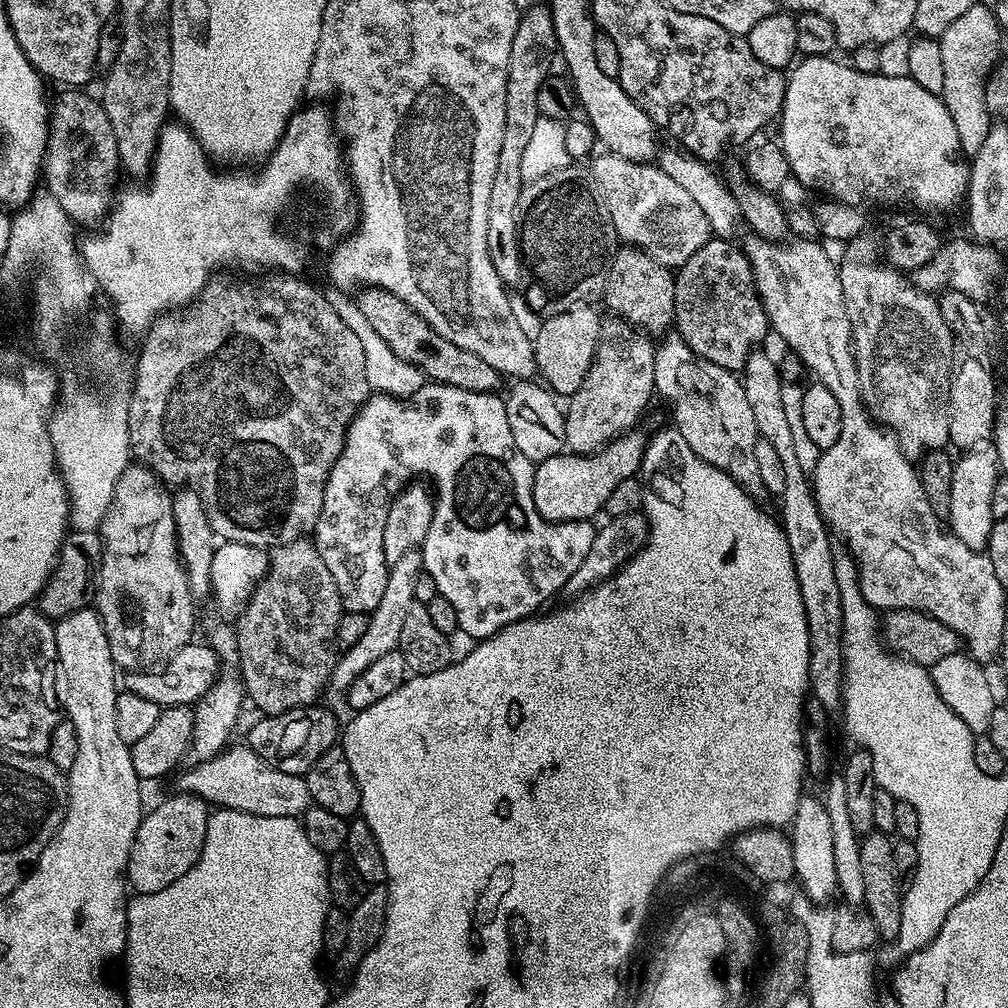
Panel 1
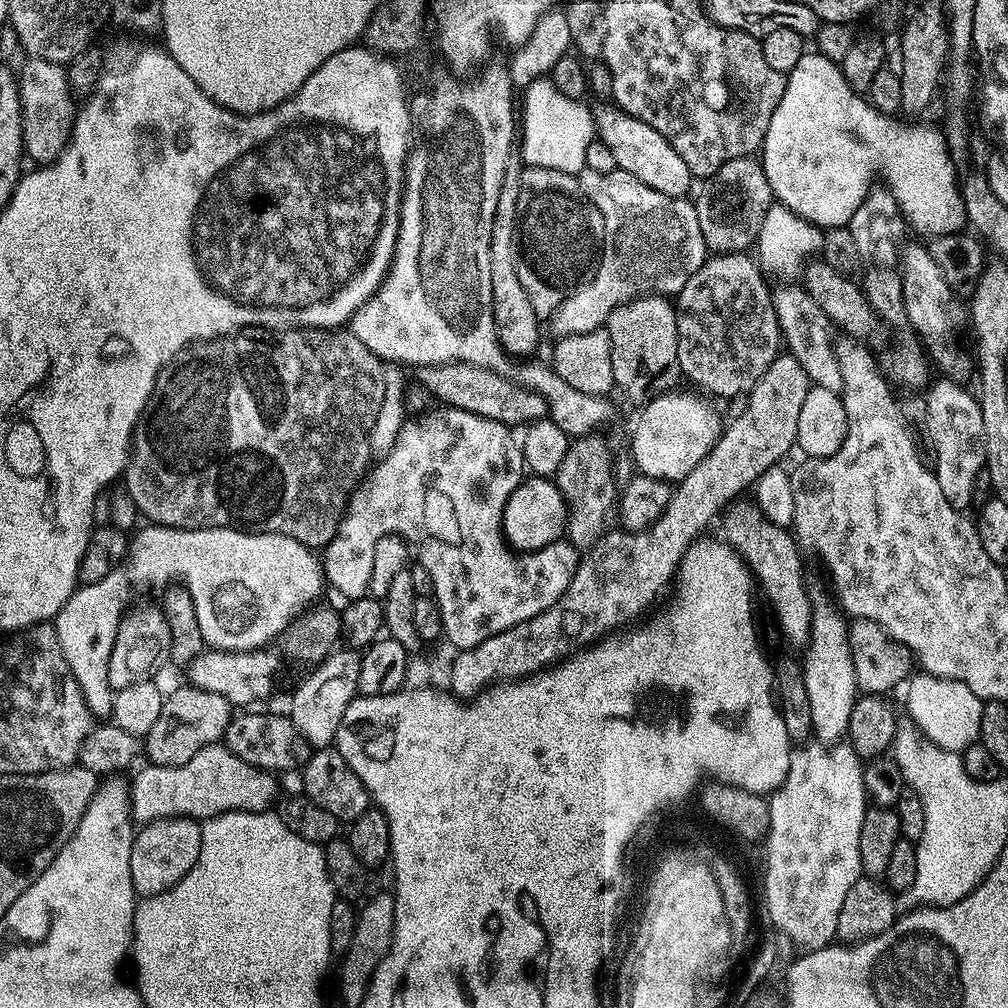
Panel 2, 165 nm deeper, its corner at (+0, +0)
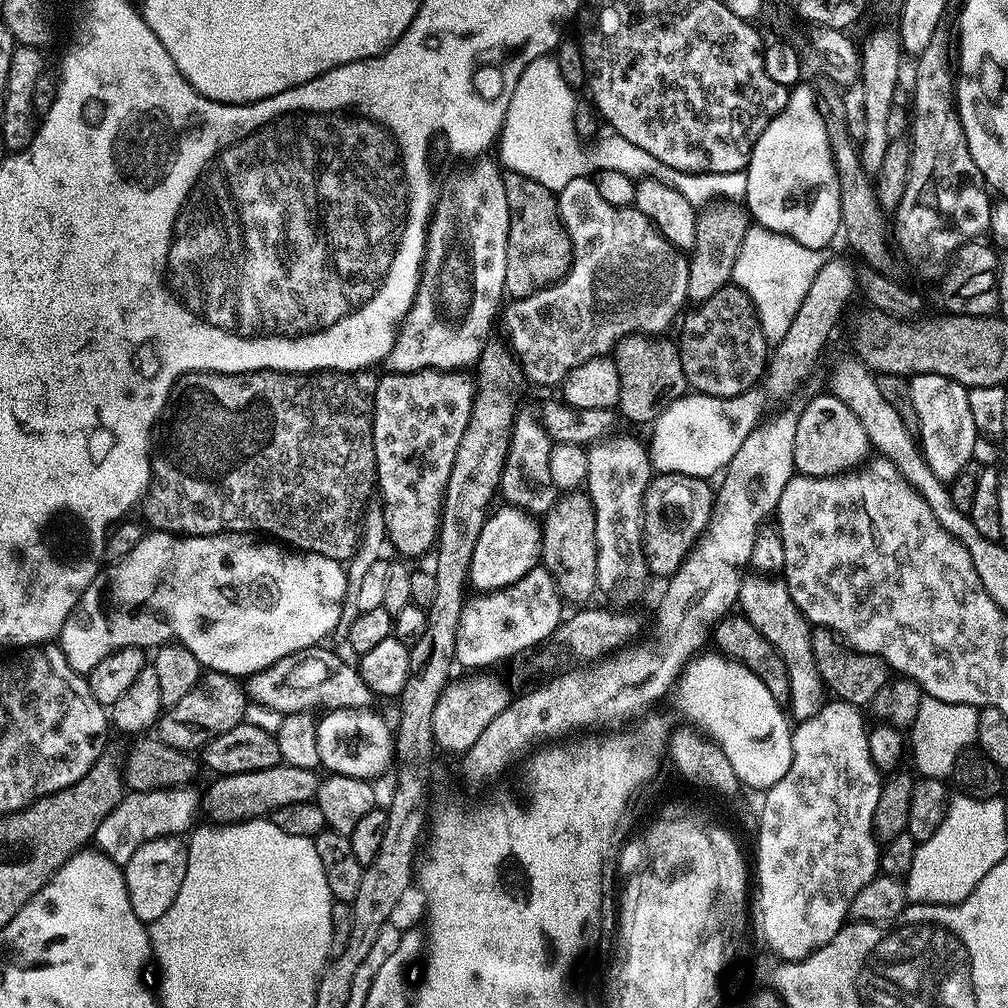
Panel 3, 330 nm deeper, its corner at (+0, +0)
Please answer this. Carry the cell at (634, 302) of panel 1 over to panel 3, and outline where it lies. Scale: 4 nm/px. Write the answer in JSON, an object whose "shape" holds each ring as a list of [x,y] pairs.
{"shape":[[[641,334],[621,340],[614,349],[614,359],[618,366],[620,402],[618,412],[621,417],[636,422],[652,420],[661,415],[665,408],[679,400],[689,391],[690,376],[685,369],[679,347],[668,338],[651,338]]]}

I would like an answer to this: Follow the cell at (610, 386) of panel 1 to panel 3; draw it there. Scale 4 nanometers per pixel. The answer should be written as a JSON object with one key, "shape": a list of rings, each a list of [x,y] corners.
{"shape":[[[573,490],[563,493],[557,499],[551,512],[543,513],[540,529],[540,558],[543,567],[548,569],[556,583],[556,590],[565,601],[572,606],[584,606],[589,603],[591,596],[597,595],[596,590],[596,535],[594,534],[594,506],[587,491]]]}

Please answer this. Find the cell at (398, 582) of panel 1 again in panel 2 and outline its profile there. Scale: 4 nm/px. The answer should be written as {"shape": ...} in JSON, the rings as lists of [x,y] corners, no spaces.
{"shape":[[[338,648],[330,652],[311,671],[313,672],[292,696],[288,714],[296,728],[314,748],[329,747],[336,738],[338,726],[346,707],[357,696],[361,655],[355,649]]]}

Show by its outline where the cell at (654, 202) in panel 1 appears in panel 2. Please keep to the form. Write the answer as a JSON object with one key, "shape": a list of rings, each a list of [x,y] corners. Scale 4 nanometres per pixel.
{"shape":[[[585,167],[579,173],[580,189],[584,191],[588,201],[602,214],[604,219],[604,242],[598,257],[598,263],[591,273],[592,285],[577,287],[564,297],[556,311],[551,313],[553,337],[573,336],[583,332],[595,332],[603,329],[608,323],[608,315],[618,306],[635,300],[637,296],[659,294],[669,298],[680,292],[690,276],[706,259],[706,249],[699,225],[696,205],[691,199],[678,196],[667,196],[646,182],[638,182],[629,172],[619,170],[610,173],[599,173]]]}

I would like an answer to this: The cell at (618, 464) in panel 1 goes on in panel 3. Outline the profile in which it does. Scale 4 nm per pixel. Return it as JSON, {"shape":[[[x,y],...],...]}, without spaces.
{"shape":[[[500,506],[493,511],[482,526],[482,532],[474,546],[473,557],[470,558],[468,580],[477,593],[495,592],[498,588],[509,588],[514,582],[522,579],[541,563],[540,529],[527,513],[520,508]]]}

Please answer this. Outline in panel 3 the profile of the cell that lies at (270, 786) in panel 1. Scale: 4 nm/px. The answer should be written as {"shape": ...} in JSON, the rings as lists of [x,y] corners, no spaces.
{"shape":[[[191,787],[163,788],[149,792],[129,791],[124,799],[118,802],[118,806],[114,806],[110,814],[106,814],[102,826],[98,826],[94,837],[95,847],[114,863],[123,866],[130,862],[138,846],[154,838],[187,833],[193,827],[192,814],[195,814],[198,806],[197,793],[192,791]]]}

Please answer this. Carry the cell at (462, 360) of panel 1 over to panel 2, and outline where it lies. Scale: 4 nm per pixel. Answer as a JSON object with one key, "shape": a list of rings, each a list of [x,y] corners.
{"shape":[[[459,362],[455,364],[446,364],[443,366],[424,366],[419,369],[421,385],[426,386],[427,391],[431,393],[433,397],[436,396],[440,399],[443,405],[449,408],[461,408],[462,410],[470,410],[470,414],[478,414],[482,418],[490,418],[491,420],[497,420],[503,424],[509,426],[527,426],[534,420],[545,419],[549,415],[548,403],[542,398],[542,394],[538,394],[534,390],[529,388],[521,388],[519,384],[508,380],[503,375],[503,371],[494,368],[483,368],[477,364],[461,364]]]}

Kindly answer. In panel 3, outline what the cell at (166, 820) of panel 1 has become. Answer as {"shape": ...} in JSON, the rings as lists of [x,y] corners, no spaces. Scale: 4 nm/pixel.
{"shape":[[[179,835],[154,838],[150,842],[138,846],[138,850],[134,850],[130,862],[123,865],[124,881],[126,890],[130,894],[130,906],[134,910],[134,914],[138,914],[140,920],[151,922],[162,918],[162,914],[166,914],[166,910],[170,910],[170,906],[174,906],[174,898],[178,898],[178,890],[182,890],[182,878],[186,878],[187,861],[188,845]]]}

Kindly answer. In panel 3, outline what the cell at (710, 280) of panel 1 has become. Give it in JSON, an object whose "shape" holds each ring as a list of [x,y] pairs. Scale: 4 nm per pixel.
{"shape":[[[730,284],[722,288],[708,301],[699,305],[684,322],[682,326],[682,338],[678,340],[680,356],[683,357],[685,369],[689,375],[708,374],[716,376],[715,395],[732,398],[759,383],[759,376],[767,369],[770,354],[770,343],[760,326],[756,309],[751,299],[738,287]]]}

